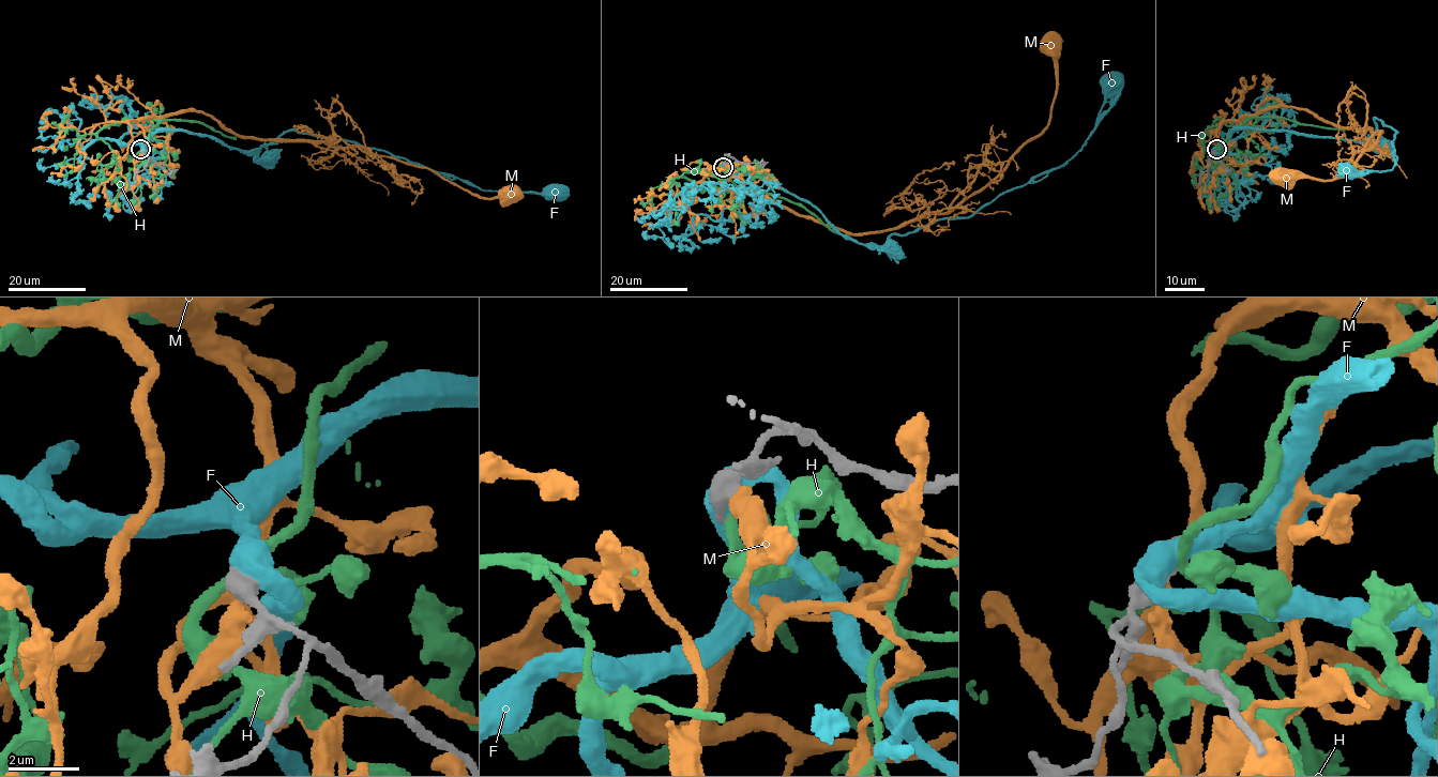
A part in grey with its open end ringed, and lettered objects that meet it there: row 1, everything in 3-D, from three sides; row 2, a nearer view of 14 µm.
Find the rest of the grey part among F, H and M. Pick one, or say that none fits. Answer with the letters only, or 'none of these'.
none of these

